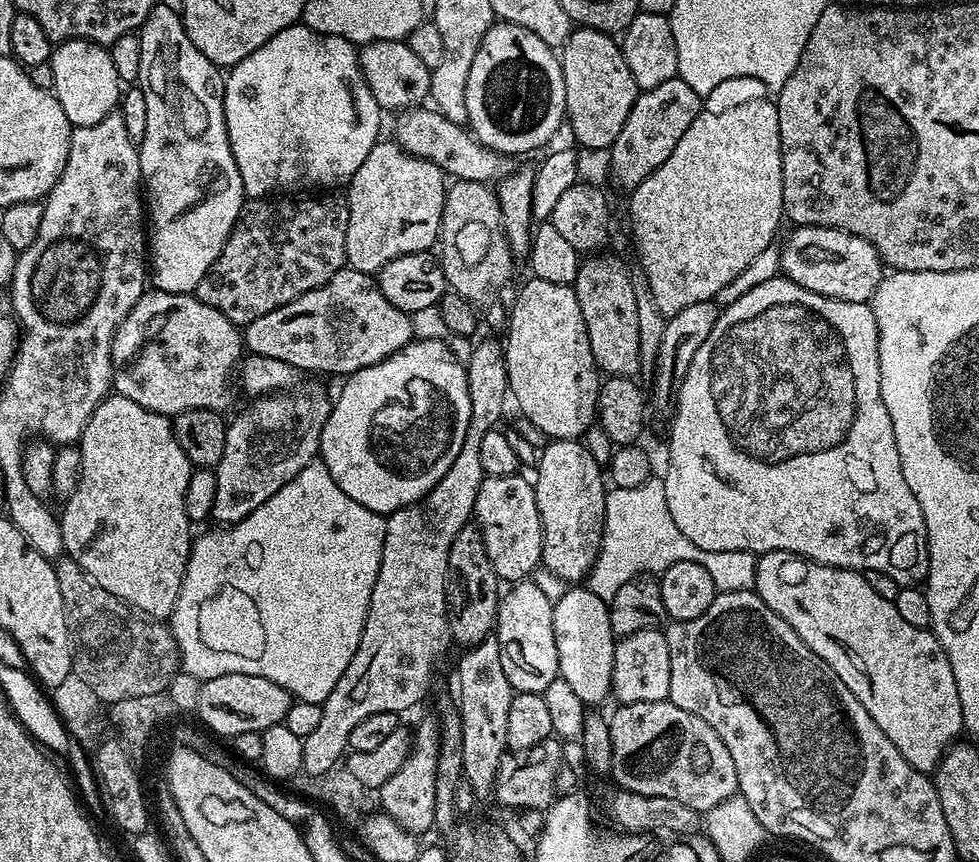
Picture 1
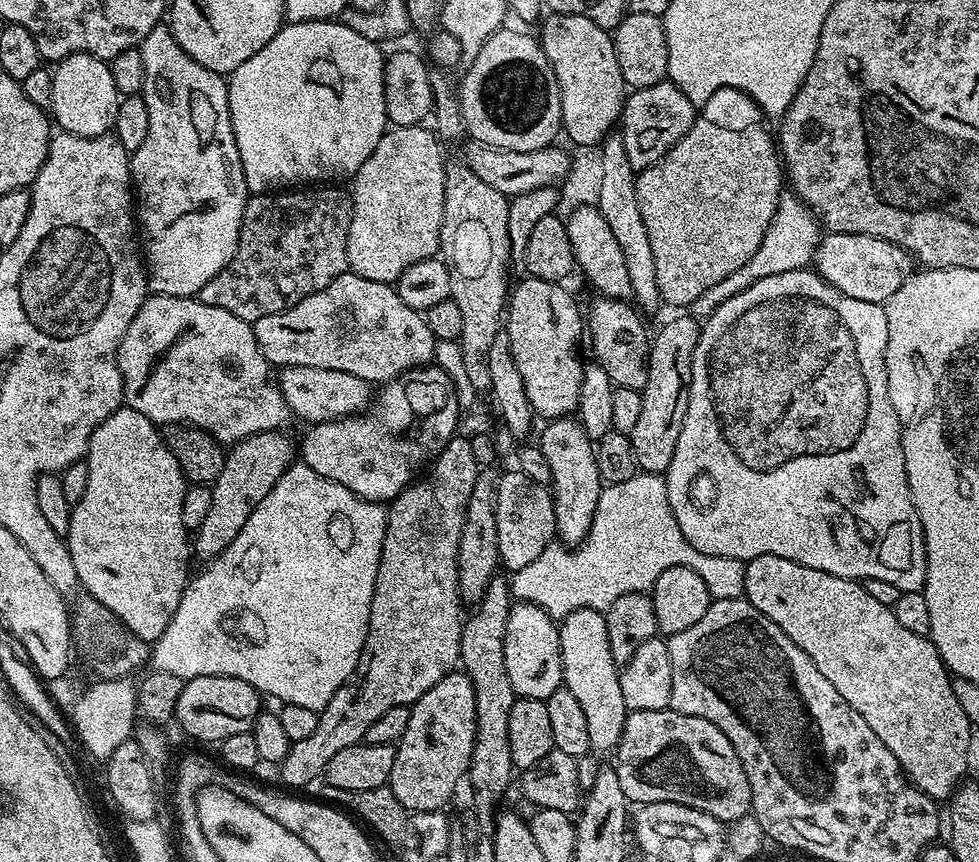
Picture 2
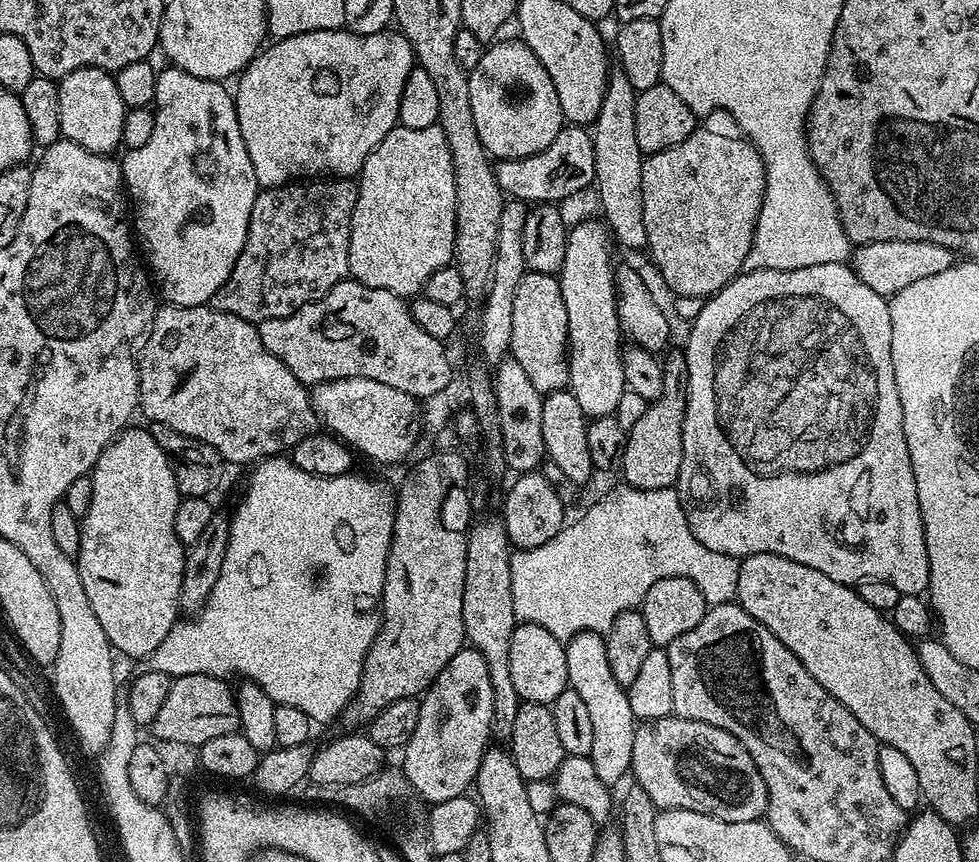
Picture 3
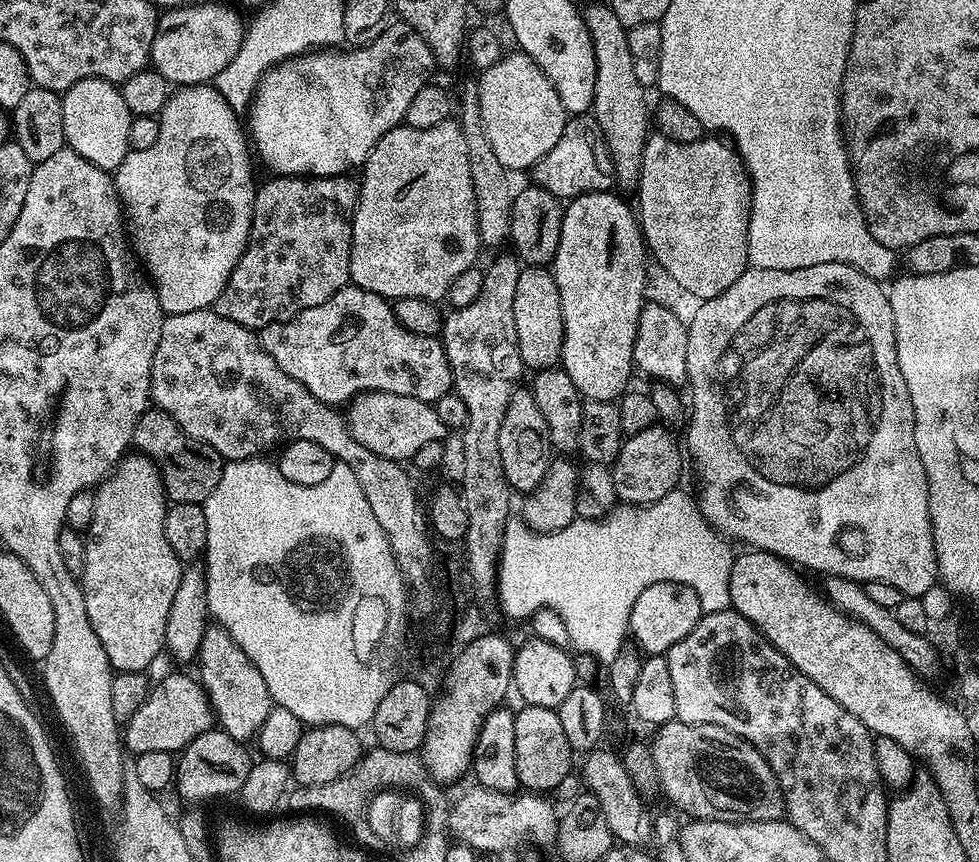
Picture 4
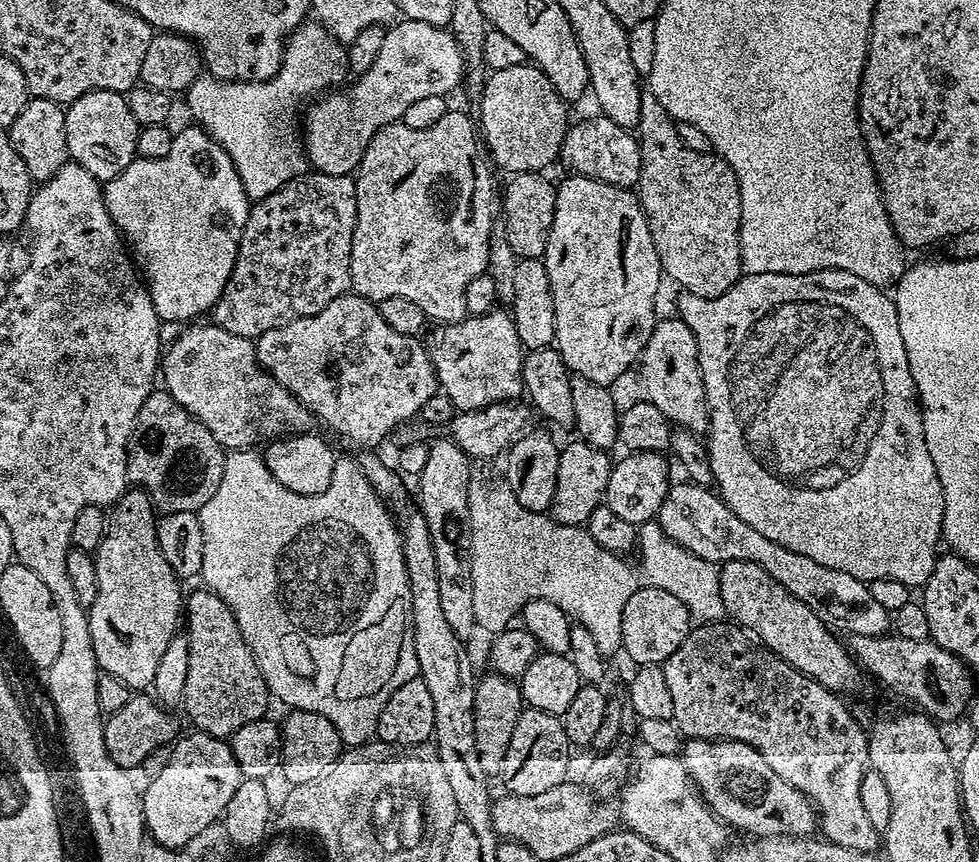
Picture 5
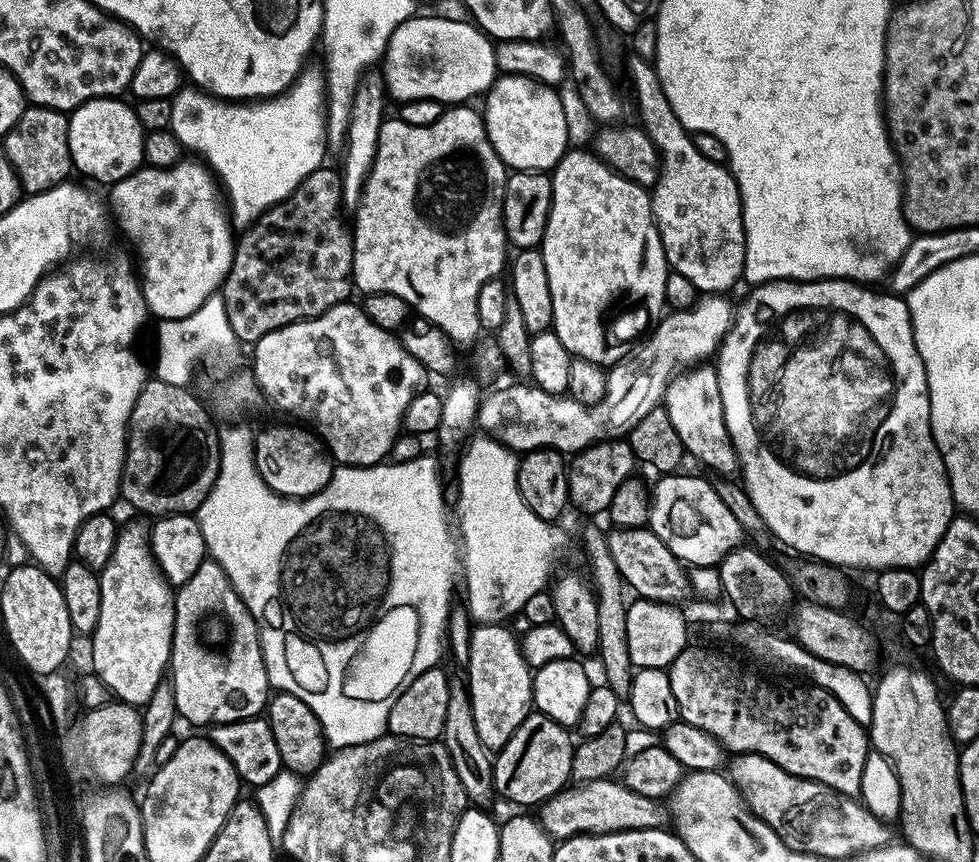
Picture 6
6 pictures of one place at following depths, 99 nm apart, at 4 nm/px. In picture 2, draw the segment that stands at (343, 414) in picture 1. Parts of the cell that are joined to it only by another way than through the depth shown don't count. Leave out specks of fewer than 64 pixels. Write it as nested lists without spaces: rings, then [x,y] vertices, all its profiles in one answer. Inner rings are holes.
[[[421,366],[387,381],[378,392],[380,404],[373,403],[367,410],[355,416],[311,425],[307,429],[309,432],[305,434],[304,441],[299,441],[298,444],[302,463],[310,466],[314,474],[330,482],[338,482],[338,486],[346,486],[346,490],[364,500],[377,502],[395,500],[403,488],[407,488],[417,479],[421,469],[431,465],[436,455],[446,446],[446,442],[450,442],[450,438],[457,435],[457,424],[462,415],[462,408],[456,401],[456,388],[452,385],[451,378],[436,367]]]

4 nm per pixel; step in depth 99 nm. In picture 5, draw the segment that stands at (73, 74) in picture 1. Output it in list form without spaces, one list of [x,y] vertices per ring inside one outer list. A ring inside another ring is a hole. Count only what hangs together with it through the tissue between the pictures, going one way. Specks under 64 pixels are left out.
[[[98,90],[82,94],[82,98],[67,105],[64,117],[66,118],[66,142],[69,157],[86,170],[90,170],[90,174],[95,180],[110,181],[118,174],[122,174],[122,170],[126,170],[126,166],[130,166],[132,160],[137,159],[136,143],[141,125],[137,124],[134,114],[130,114],[128,101],[121,93]]]

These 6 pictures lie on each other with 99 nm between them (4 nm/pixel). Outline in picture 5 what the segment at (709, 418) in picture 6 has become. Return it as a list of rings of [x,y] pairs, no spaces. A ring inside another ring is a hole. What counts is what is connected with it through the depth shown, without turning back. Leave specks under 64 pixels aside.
[[[660,318],[657,319],[654,330],[646,342],[644,349],[638,357],[640,376],[644,379],[646,398],[662,414],[666,414],[669,424],[677,429],[684,429],[695,434],[704,434],[708,430],[708,398],[704,389],[702,370],[698,362],[698,346],[694,334],[681,318]]]

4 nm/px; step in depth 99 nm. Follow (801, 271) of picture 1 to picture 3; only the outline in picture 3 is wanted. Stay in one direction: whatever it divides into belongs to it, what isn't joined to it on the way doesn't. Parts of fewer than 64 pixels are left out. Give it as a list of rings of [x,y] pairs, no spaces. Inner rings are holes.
[[[887,240],[886,242],[870,242],[861,244],[851,253],[850,267],[857,278],[866,282],[870,290],[885,298],[897,296],[910,282],[918,282],[921,278],[930,278],[933,274],[942,274],[942,270],[950,270],[957,263],[957,253],[946,246],[938,246],[934,242],[918,242],[917,240]]]

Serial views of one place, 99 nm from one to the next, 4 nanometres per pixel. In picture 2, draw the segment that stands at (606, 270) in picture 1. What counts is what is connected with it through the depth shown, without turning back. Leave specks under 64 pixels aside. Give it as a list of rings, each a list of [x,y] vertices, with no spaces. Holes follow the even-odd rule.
[[[595,297],[586,314],[588,336],[592,338],[595,361],[606,370],[615,387],[643,391],[649,376],[650,334],[647,333],[637,309],[627,301]]]

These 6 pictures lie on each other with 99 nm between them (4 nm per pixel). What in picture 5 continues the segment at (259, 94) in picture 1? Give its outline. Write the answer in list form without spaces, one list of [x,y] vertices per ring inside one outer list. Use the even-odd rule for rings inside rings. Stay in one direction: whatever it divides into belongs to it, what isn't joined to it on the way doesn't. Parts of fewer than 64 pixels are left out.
[[[407,18],[401,21],[401,24],[393,23],[387,29],[382,48],[374,58],[373,65],[357,75],[345,92],[329,91],[307,105],[308,112],[306,108],[302,116],[302,139],[307,163],[315,171],[335,176],[352,176],[359,169],[366,146],[379,128],[397,123],[406,114],[406,109],[418,102],[418,98],[447,97],[448,92],[461,87],[464,78],[463,56],[451,31]]]

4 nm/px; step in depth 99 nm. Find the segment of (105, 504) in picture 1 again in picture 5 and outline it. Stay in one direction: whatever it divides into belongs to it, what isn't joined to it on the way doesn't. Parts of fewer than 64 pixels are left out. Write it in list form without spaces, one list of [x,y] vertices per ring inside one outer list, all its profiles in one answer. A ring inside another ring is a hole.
[[[128,490],[124,495],[111,505],[110,515],[108,516],[108,529],[104,531],[102,542],[96,547],[94,559],[96,569],[98,570],[98,592],[94,594],[94,602],[88,609],[88,621],[90,622],[90,642],[94,646],[94,658],[98,662],[101,672],[114,674],[130,690],[144,690],[154,682],[154,673],[158,670],[158,661],[161,660],[162,654],[166,651],[166,646],[170,646],[170,638],[177,635],[178,628],[176,623],[182,620],[182,596],[180,600],[180,584],[176,571],[166,562],[166,558],[160,549],[156,526],[158,523],[158,513],[152,506],[152,499],[148,497],[147,492],[143,490]]]

